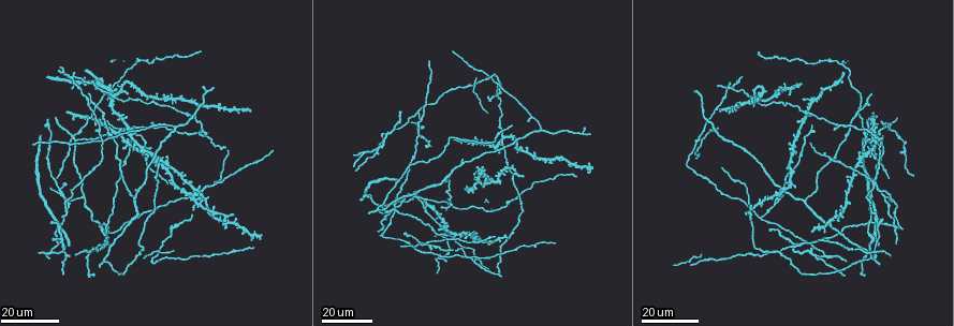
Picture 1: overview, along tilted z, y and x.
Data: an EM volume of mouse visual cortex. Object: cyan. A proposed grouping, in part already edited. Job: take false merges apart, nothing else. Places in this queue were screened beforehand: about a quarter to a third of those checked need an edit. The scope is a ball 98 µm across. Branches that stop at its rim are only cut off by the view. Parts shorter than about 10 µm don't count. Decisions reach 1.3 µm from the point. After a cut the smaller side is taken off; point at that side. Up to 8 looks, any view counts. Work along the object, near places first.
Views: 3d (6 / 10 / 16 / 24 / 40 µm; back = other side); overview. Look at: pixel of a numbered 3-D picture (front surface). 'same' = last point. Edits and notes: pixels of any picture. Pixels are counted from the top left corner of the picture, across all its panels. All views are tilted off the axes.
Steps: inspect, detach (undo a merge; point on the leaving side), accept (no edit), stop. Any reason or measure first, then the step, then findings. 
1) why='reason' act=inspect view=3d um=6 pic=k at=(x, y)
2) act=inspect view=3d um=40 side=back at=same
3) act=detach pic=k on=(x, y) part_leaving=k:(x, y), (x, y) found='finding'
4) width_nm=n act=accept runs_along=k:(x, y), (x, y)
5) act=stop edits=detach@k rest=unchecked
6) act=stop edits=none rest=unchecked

why='four or more arms meet' act=inspect view=3d um=24 pic=1 at=(839, 83)

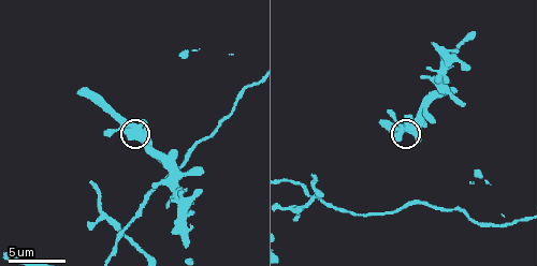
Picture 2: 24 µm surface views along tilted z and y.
act=inspect view=3d um=10 at=same

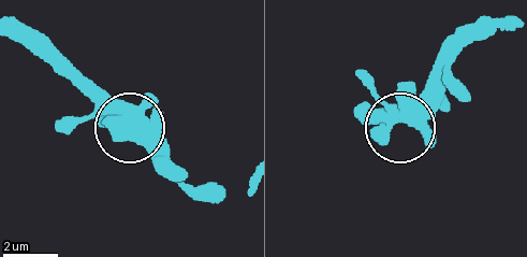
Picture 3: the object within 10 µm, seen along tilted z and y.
arms=5 act=accept found='all the same neuron'

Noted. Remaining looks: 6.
why='branch point' act=inspect view=3d um=16 pic=1 at=(761, 217)

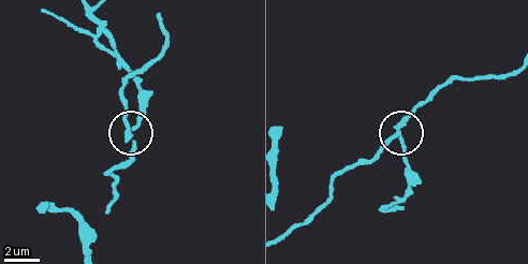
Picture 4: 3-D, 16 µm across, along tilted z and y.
act=inspect view=3d um=6 pic=4 at=(398, 128)

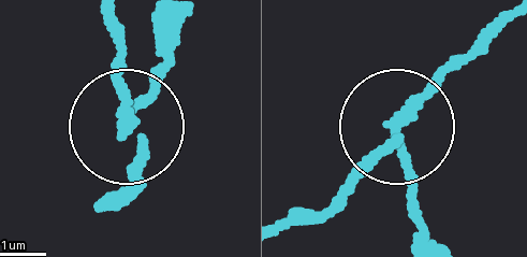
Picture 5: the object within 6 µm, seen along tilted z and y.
act=inspect view=3d um=6 side=back pic=5 at=(398, 129)

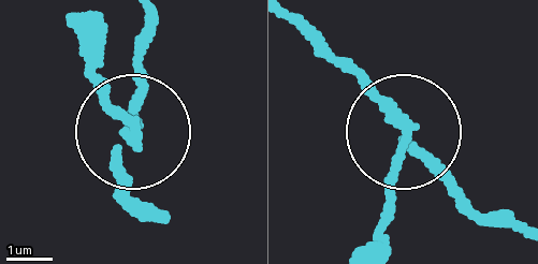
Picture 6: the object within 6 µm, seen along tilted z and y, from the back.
arms=3 act=detach pic=6 on=(104, 101) part_leaving=6:(132, 130), (103, 110), (102, 33) found='a second neuron is stuck on'

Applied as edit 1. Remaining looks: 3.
why='four or more arms meet' act=inspect view=3d um=24 pic=1 at=(695, 152)

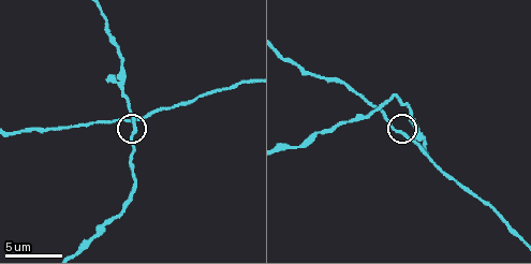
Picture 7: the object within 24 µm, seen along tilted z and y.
act=inspect view=3d um=10 pic=7 at=(405, 137)

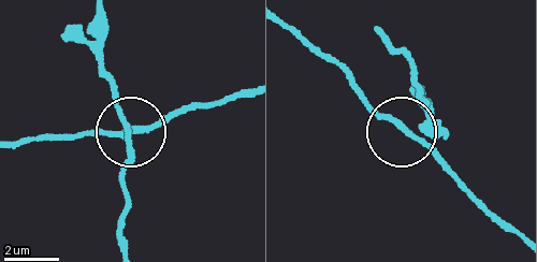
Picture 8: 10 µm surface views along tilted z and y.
side_arm_um=27 act=accept runs_along=8:(514, 233), (352, 85) found='continuous, no second neuron'

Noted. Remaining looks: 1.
act=stop edits=detach@6 rest=unchecked

